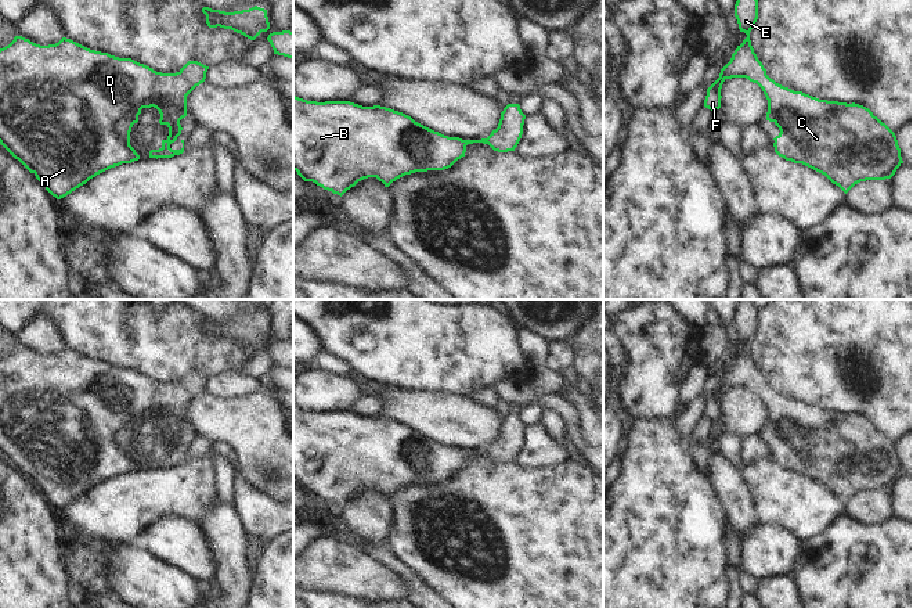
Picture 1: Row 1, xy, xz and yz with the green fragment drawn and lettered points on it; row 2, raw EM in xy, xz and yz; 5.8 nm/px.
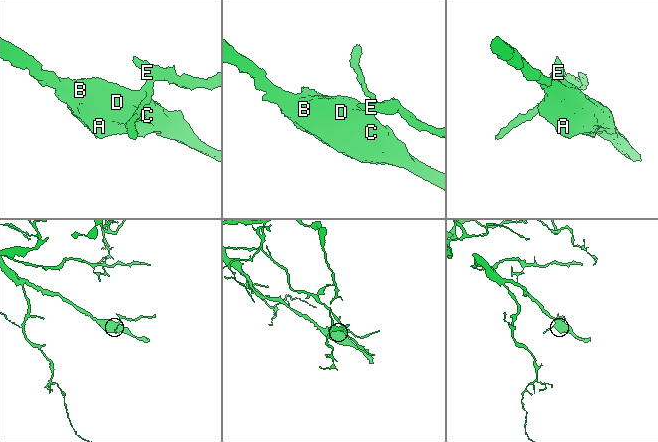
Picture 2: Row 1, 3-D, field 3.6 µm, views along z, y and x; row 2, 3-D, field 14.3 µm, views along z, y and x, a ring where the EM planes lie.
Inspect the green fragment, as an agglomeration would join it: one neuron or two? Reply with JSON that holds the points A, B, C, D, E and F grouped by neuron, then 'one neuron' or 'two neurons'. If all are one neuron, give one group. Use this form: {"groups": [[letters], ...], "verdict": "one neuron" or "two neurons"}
{"groups": [["A", "B", "C", "D", "E", "F"]], "verdict": "one neuron"}

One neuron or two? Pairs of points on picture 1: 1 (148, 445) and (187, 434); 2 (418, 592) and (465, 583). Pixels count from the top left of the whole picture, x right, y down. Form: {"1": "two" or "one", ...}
{"1": "one", "2": "two"}

